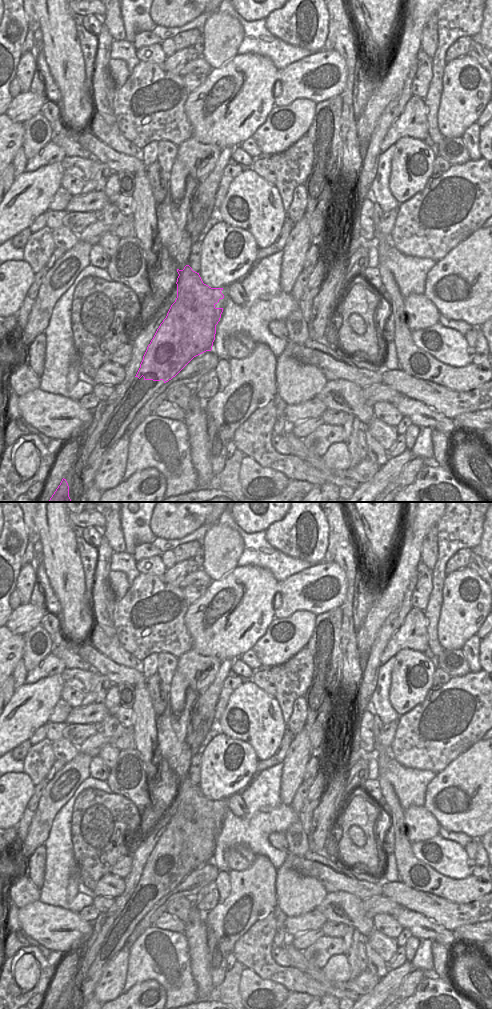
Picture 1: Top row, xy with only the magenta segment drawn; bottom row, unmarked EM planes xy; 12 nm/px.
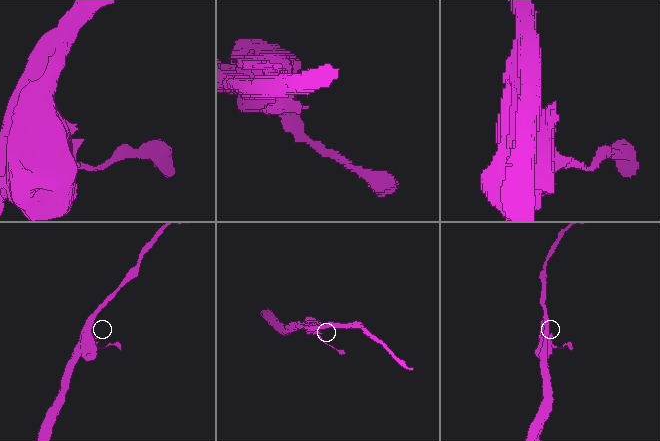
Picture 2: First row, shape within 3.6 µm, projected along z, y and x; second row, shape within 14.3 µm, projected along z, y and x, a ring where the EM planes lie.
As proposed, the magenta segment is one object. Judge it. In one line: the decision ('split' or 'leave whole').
split

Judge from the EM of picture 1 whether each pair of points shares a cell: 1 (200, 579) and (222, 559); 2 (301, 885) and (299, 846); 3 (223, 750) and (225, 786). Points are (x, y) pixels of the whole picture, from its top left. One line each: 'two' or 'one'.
1: two
2: one
3: one

